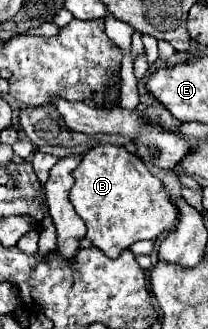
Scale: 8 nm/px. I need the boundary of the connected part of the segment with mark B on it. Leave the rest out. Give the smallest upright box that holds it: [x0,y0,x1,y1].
[70,145,177,259]

